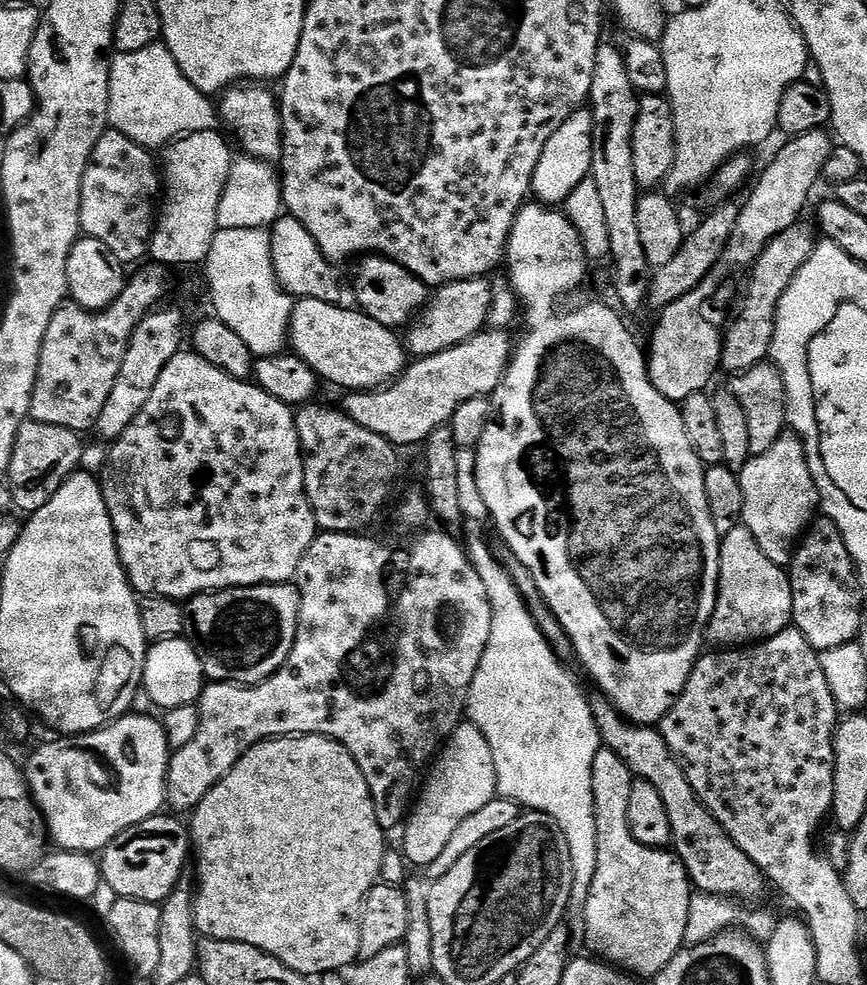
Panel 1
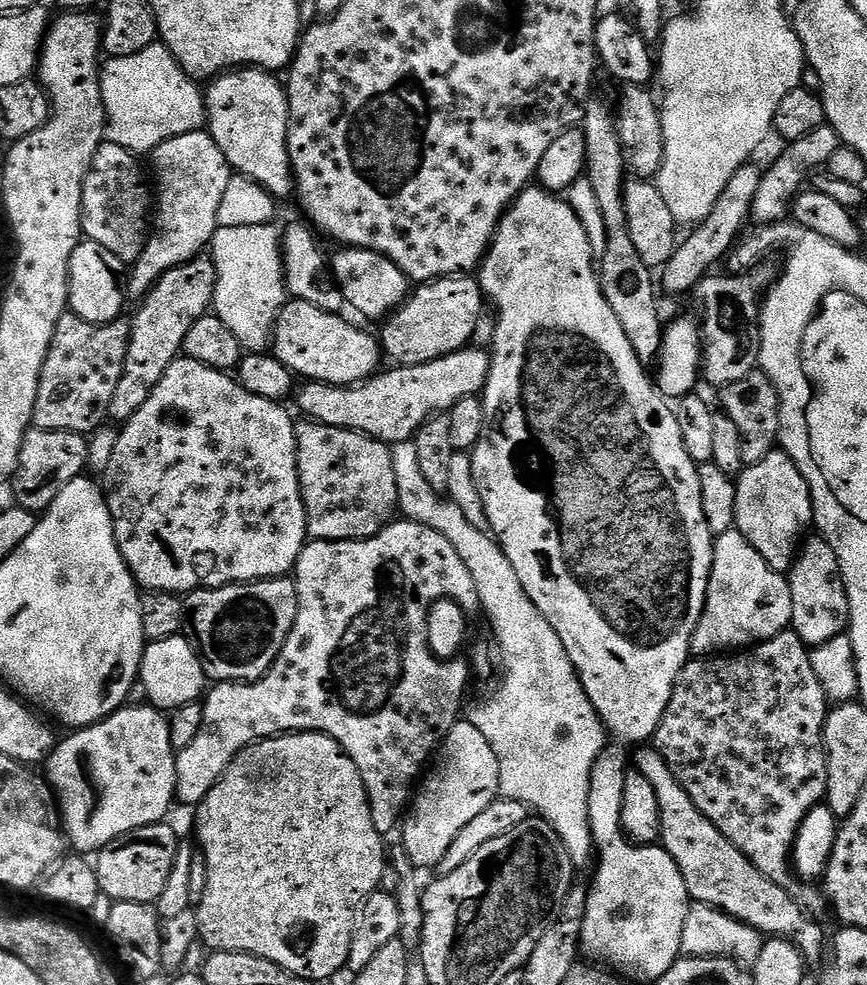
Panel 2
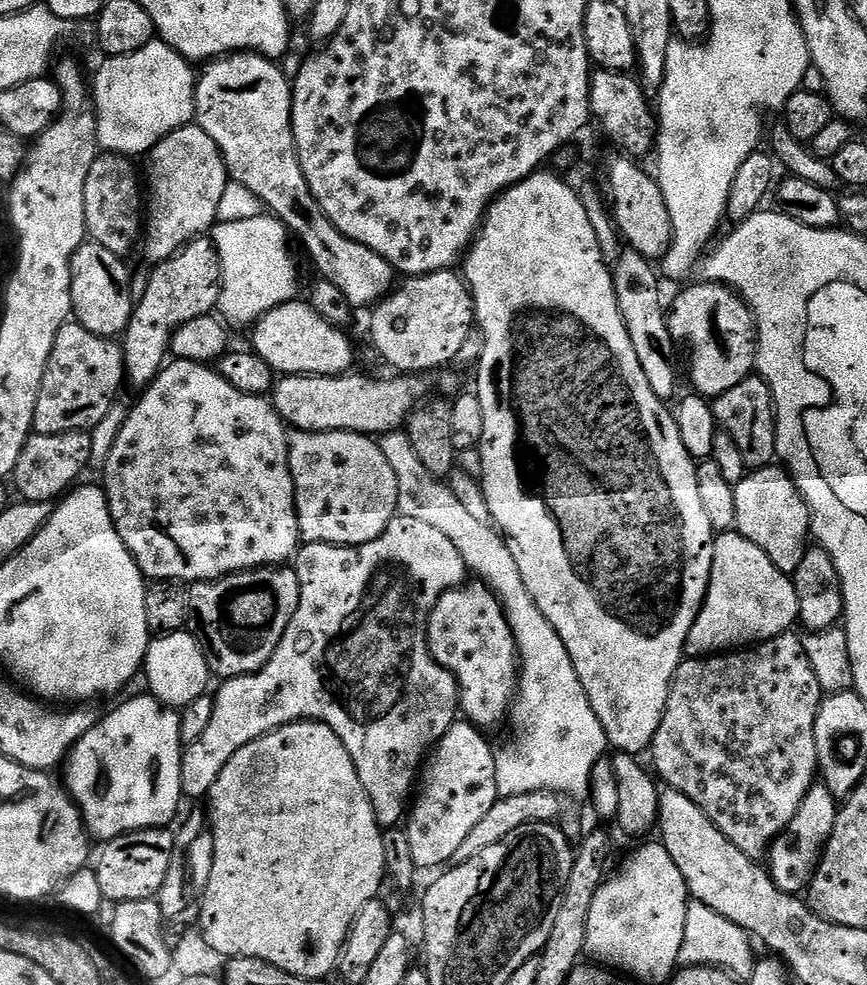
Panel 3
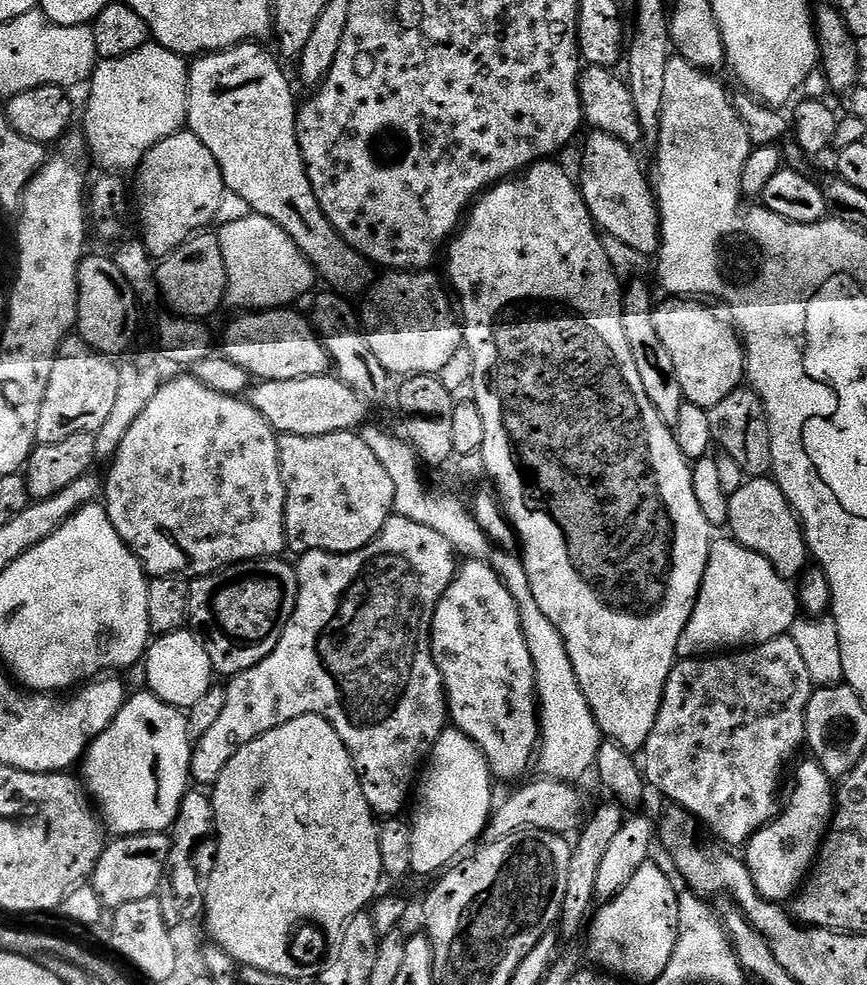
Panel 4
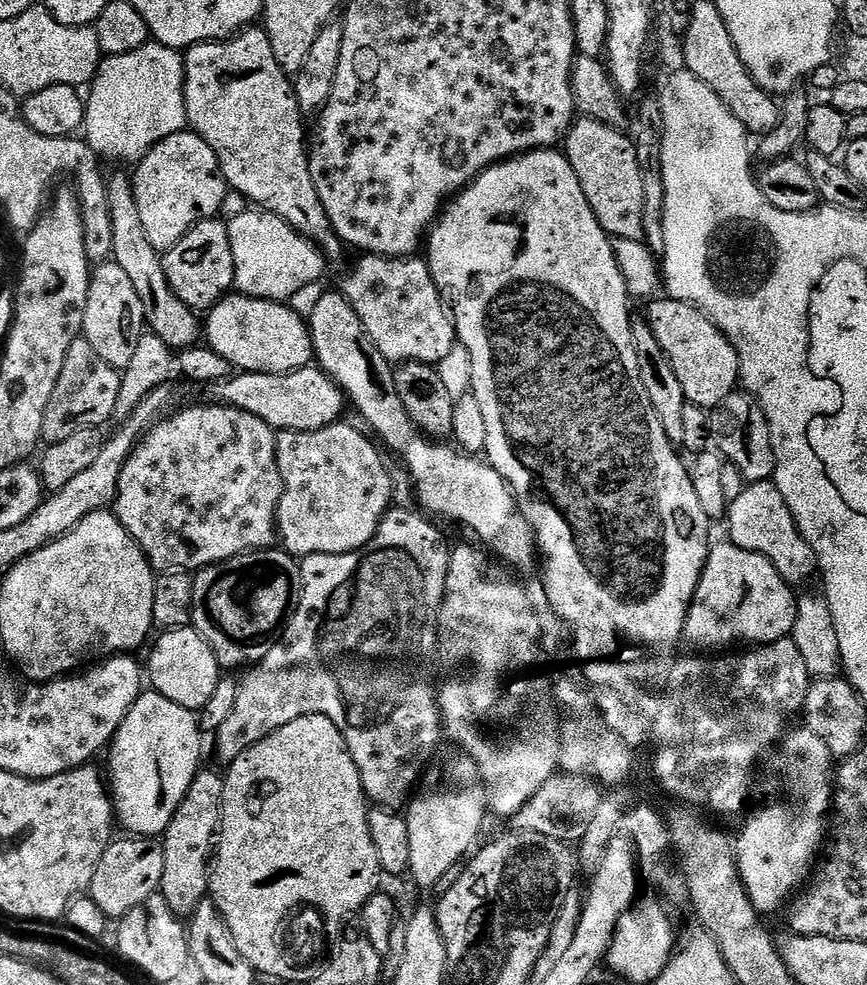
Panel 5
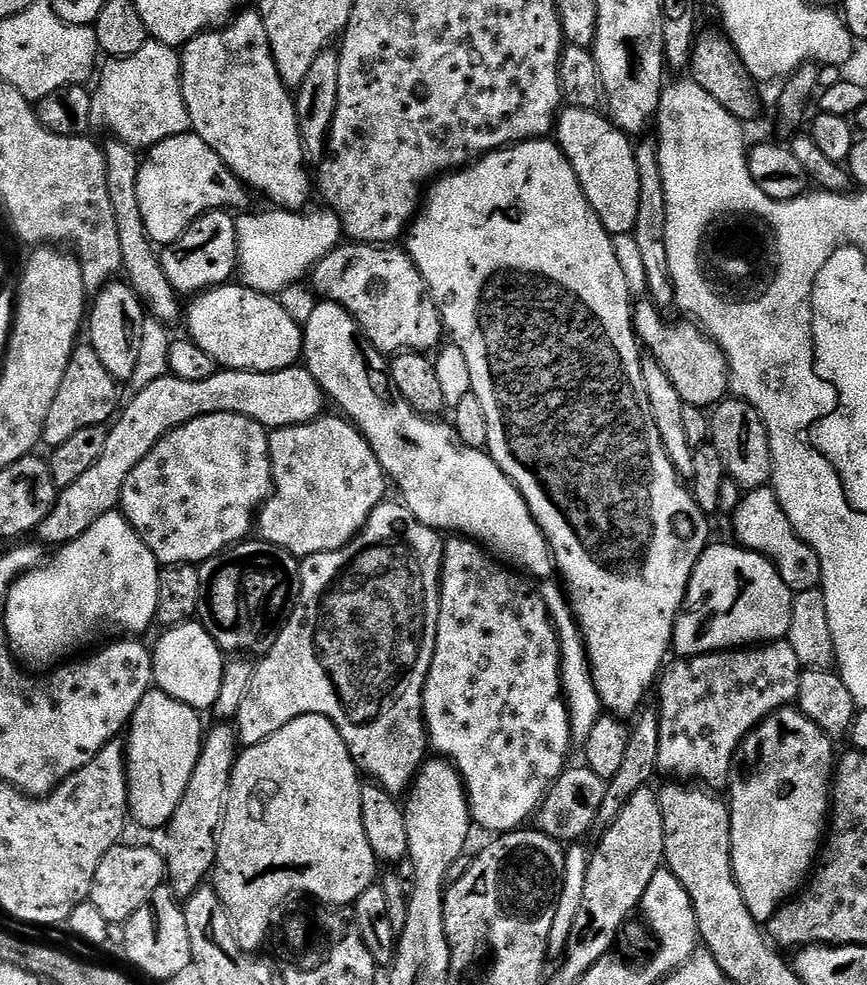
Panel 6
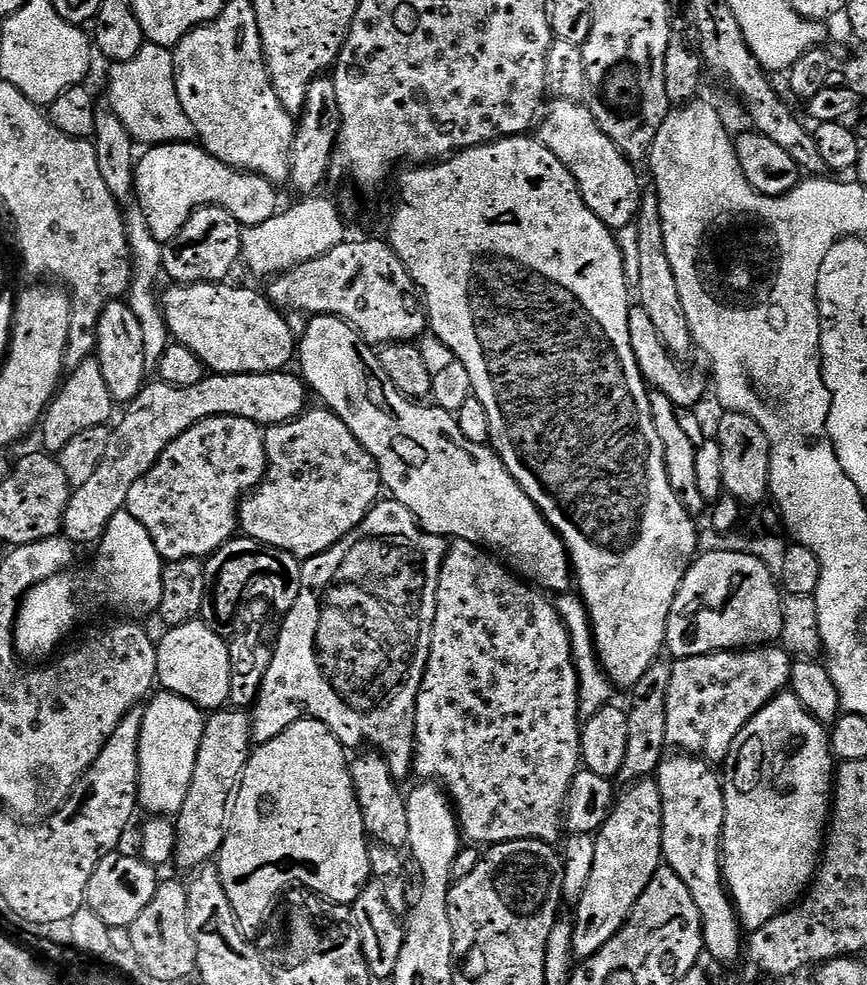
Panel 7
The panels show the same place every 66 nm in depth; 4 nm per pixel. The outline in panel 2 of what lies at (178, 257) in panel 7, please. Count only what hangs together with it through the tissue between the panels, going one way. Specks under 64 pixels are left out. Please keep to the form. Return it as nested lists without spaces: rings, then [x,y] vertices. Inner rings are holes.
[[[201,254],[182,266],[174,266],[174,270],[162,274],[162,278],[152,285],[146,299],[137,307],[141,308],[137,310],[136,317],[131,317],[130,320],[132,333],[126,350],[126,362],[122,366],[122,378],[118,378],[114,398],[110,398],[108,415],[113,421],[116,419],[120,420],[119,422],[127,422],[130,418],[134,418],[134,414],[138,414],[138,410],[142,410],[142,406],[146,406],[146,398],[154,394],[154,386],[162,382],[162,374],[166,374],[166,370],[170,370],[170,366],[181,355],[190,326],[194,326],[198,318],[209,315],[212,299],[215,297],[215,284],[215,262],[211,255]]]

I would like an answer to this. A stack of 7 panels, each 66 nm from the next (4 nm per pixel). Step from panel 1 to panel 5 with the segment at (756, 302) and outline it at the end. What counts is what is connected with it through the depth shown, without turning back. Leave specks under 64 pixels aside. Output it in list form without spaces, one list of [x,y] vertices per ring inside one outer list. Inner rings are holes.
[[[652,298],[647,301],[646,322],[658,338],[658,346],[670,360],[678,382],[682,384],[687,403],[711,410],[717,408],[722,398],[737,391],[740,384],[740,363],[734,346],[718,330],[718,326],[700,308],[681,300]]]

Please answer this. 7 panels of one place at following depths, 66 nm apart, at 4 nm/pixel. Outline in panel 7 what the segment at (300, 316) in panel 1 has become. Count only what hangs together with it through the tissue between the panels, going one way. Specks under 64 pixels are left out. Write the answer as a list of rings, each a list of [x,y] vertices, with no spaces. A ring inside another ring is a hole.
[[[221,282],[218,284],[176,284],[175,286],[172,286],[172,289],[169,290],[168,293],[165,294],[165,296],[162,296],[162,307],[164,309],[164,320],[168,323],[168,330],[171,336],[171,339],[175,341],[177,344],[181,344],[184,347],[188,347],[196,356],[199,358],[201,363],[204,365],[205,369],[211,370],[213,373],[216,374],[242,374],[243,372],[278,372],[284,369],[287,369],[289,367],[288,363],[293,363],[294,357],[297,355],[298,352],[298,336],[297,333],[292,333],[292,328],[290,325],[288,325],[288,320],[283,311],[281,309],[277,308],[275,304],[272,303],[271,300],[268,299],[267,295],[263,291],[255,292],[252,288],[231,288],[231,283],[228,282]]]

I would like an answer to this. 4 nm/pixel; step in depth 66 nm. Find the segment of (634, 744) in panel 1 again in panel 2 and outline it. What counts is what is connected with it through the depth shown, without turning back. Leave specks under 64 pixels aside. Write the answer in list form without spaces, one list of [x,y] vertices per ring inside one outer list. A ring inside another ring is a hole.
[[[640,746],[634,752],[635,771],[642,773],[654,786],[654,794],[658,794],[658,810],[662,810],[662,830],[660,831],[659,843],[668,852],[670,858],[680,867],[682,878],[685,879],[686,890],[691,899],[698,904],[708,904],[712,908],[722,910],[726,915],[748,924],[751,928],[757,928],[765,937],[789,940],[792,945],[804,956],[805,961],[812,962],[824,952],[824,928],[815,924],[813,917],[802,907],[799,900],[792,895],[789,889],[778,886],[766,874],[762,874],[751,864],[735,846],[729,842],[694,806],[690,794],[682,790],[678,778],[670,770],[670,766],[664,760],[662,754],[652,746]]]

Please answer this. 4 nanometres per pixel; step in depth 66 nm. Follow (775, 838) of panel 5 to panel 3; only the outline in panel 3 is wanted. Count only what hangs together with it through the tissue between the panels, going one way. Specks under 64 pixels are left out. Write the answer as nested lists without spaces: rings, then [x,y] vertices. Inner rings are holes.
[[[823,782],[813,784],[812,789],[806,794],[802,806],[798,806],[798,814],[794,814],[794,822],[786,826],[786,830],[770,846],[770,851],[766,857],[766,867],[775,882],[783,892],[800,894],[807,889],[812,882],[812,875],[816,873],[816,867],[820,865],[820,858],[824,855],[824,847],[828,844],[830,834],[834,830],[836,813],[838,811],[838,801],[830,794],[830,790]]]

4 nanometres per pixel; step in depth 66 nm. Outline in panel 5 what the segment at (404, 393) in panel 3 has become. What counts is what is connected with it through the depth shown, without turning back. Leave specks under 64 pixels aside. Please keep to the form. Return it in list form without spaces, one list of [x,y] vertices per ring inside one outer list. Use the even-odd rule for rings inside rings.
[[[316,366],[282,374],[240,372],[213,383],[210,391],[215,403],[246,410],[246,414],[262,418],[262,422],[269,424],[273,430],[313,432],[337,423],[346,412],[344,392]]]

